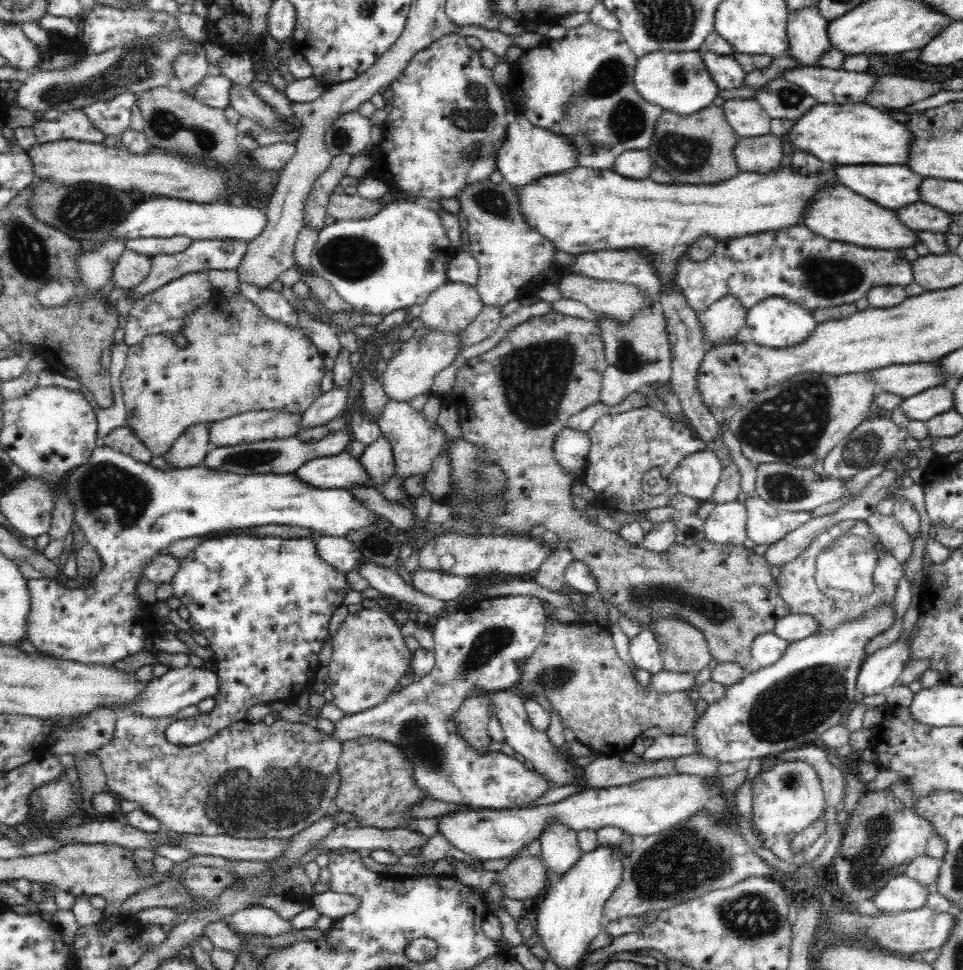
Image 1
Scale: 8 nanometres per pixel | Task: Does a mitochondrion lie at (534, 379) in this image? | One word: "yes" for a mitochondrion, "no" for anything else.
yes

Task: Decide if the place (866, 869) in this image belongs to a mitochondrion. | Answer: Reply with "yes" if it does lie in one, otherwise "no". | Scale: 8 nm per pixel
yes

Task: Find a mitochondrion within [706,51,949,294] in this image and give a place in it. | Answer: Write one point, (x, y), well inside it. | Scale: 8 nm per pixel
(788, 98)

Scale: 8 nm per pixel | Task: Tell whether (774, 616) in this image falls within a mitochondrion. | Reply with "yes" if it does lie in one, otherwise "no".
no

